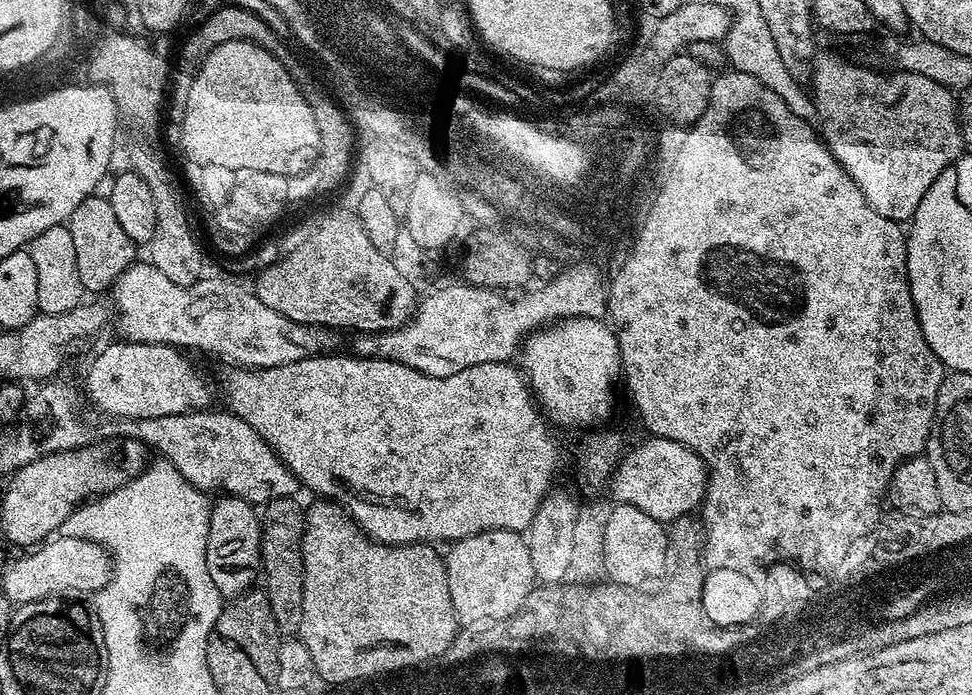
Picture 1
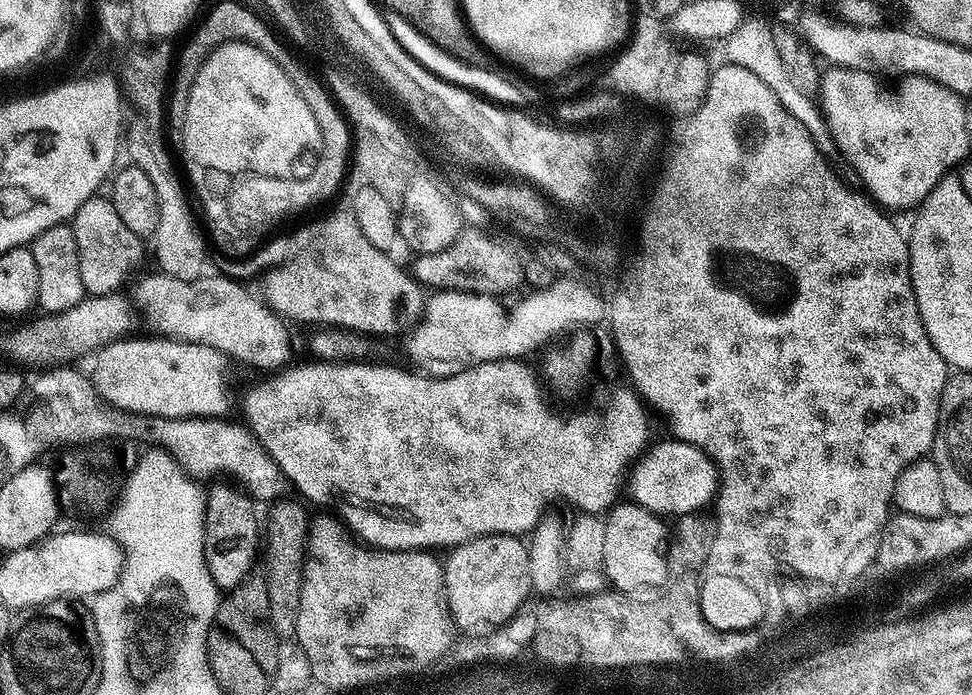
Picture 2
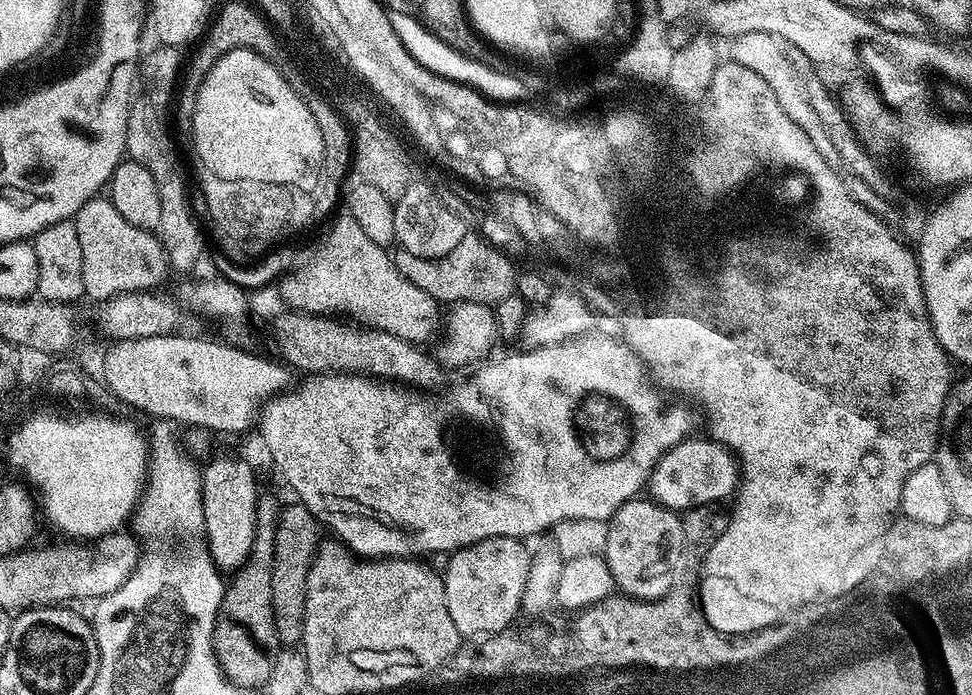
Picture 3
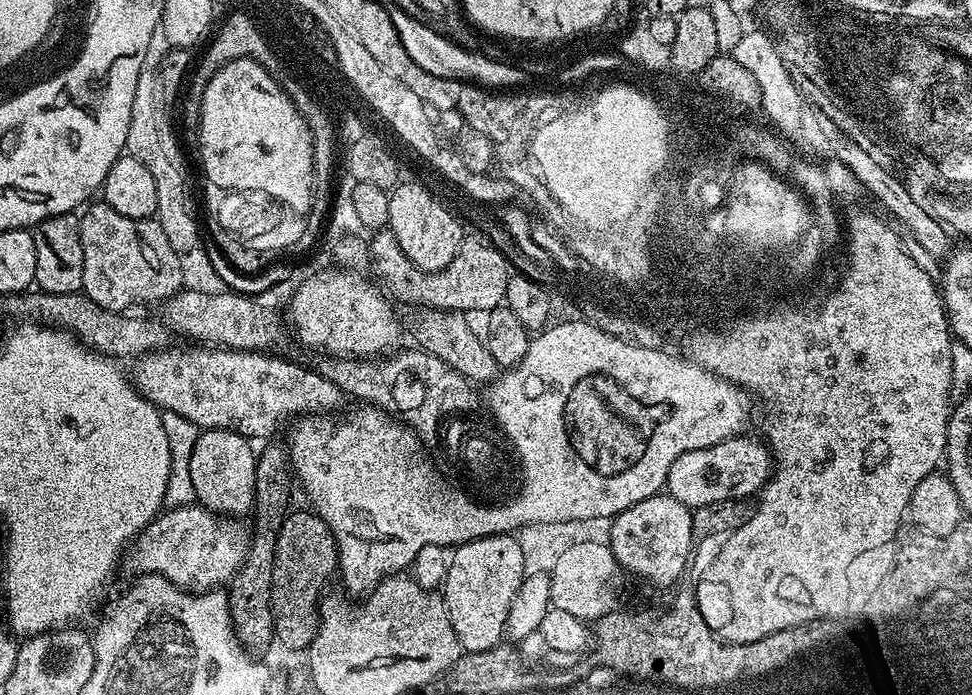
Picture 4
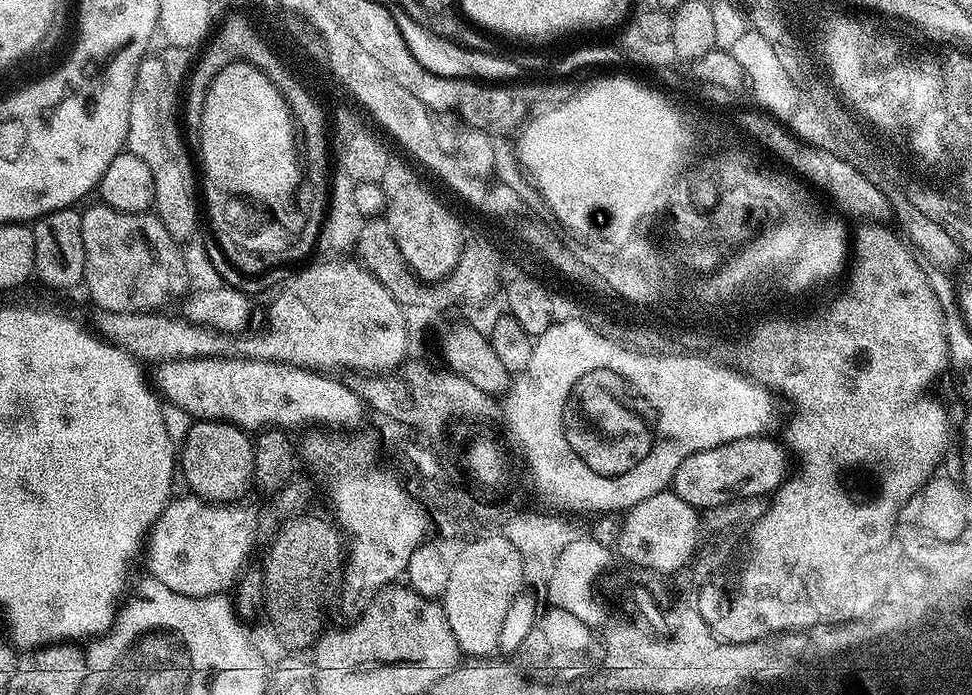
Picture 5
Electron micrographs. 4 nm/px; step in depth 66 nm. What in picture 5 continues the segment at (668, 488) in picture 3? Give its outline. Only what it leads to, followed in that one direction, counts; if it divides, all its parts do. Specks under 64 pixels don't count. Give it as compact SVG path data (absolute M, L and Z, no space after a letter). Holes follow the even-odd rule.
M767 435L735 440L710 450L690 454L674 474L670 488L691 508L705 510L748 495L775 493L790 476L788 456L783 443L775 444ZM784 448L785 452L784 453ZM788 455L788 456L787 456Z

